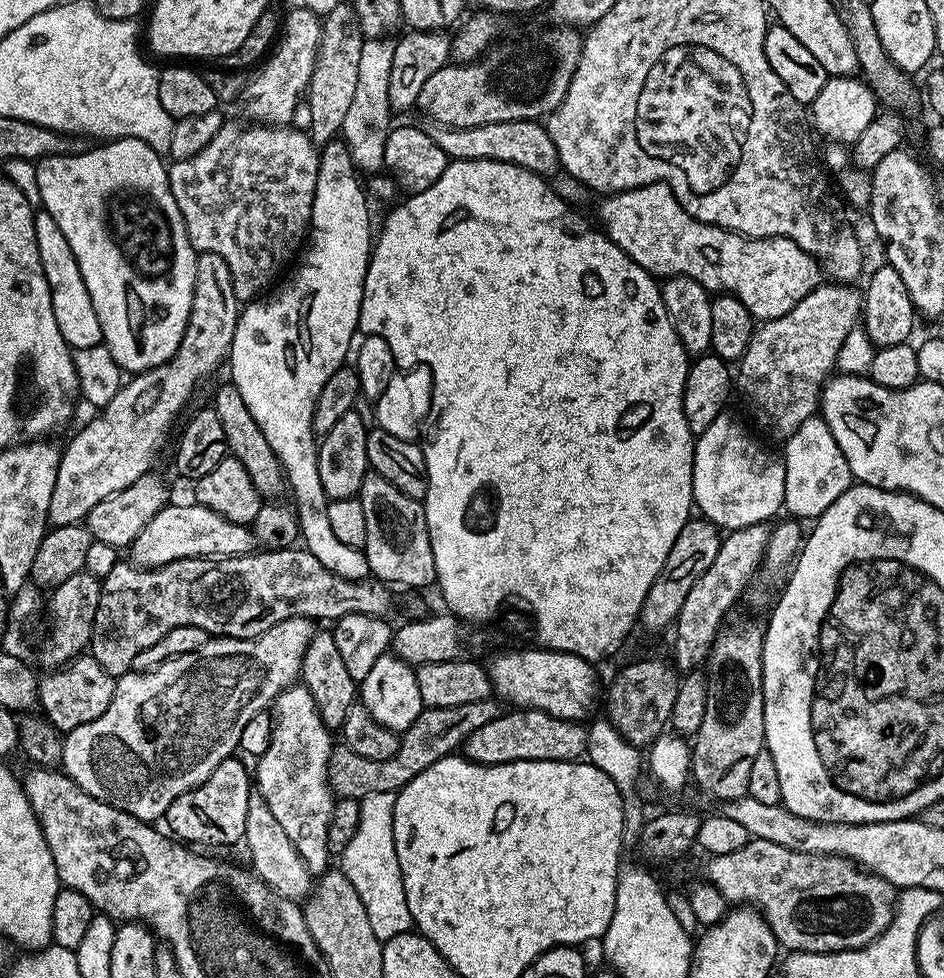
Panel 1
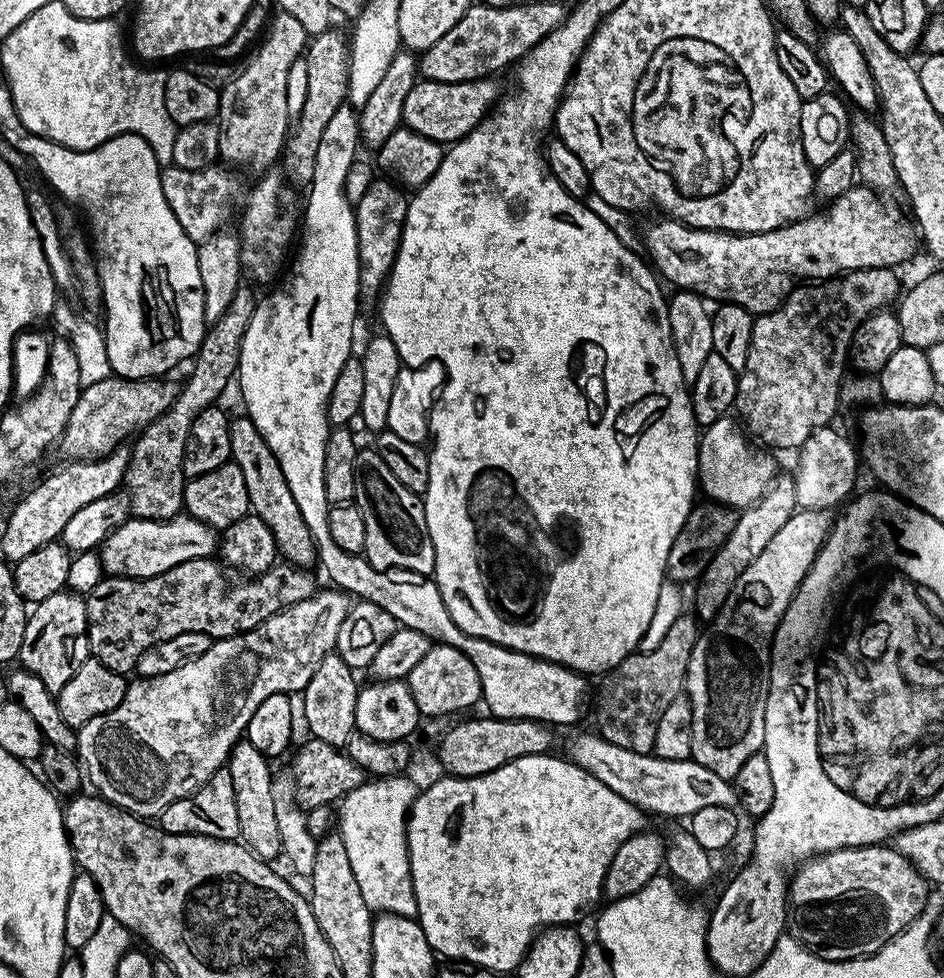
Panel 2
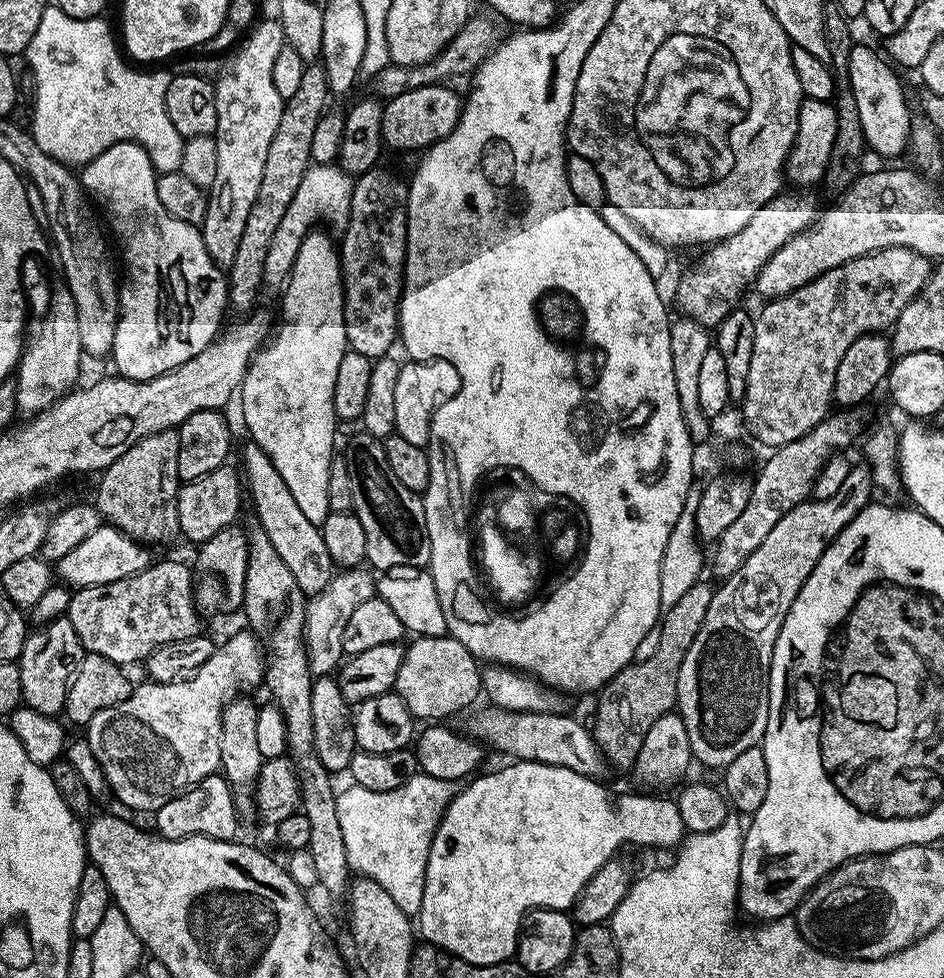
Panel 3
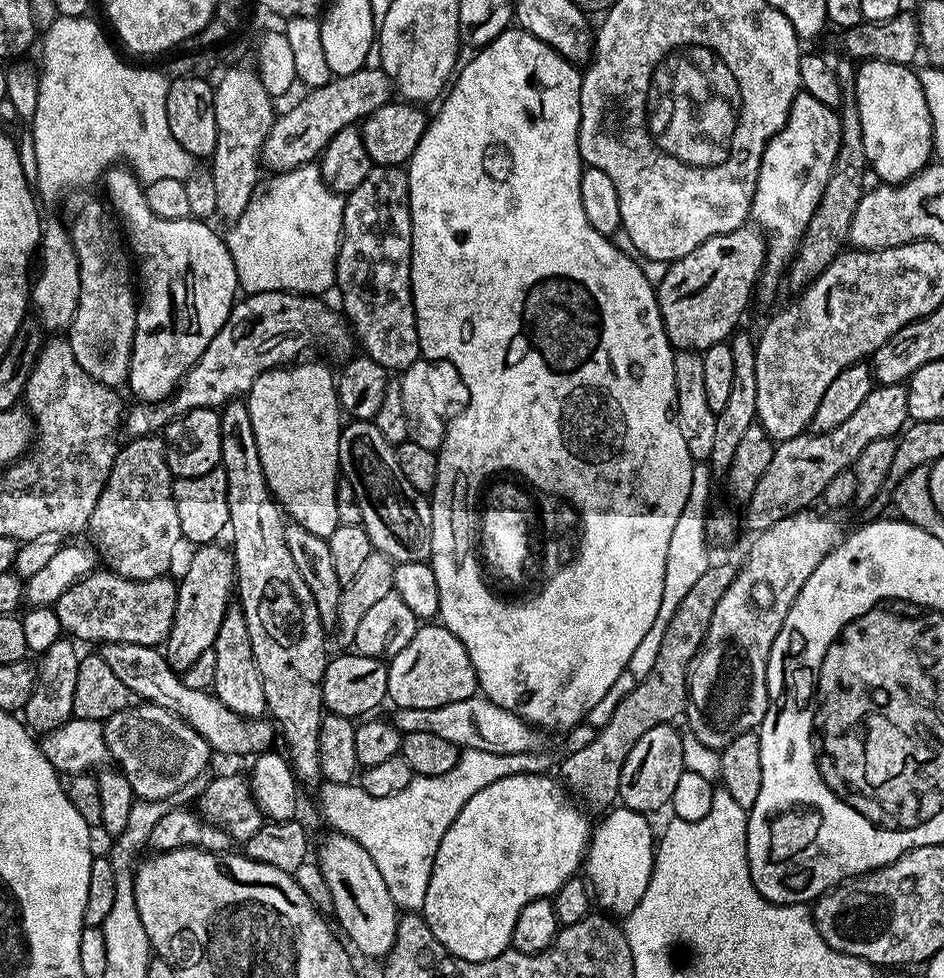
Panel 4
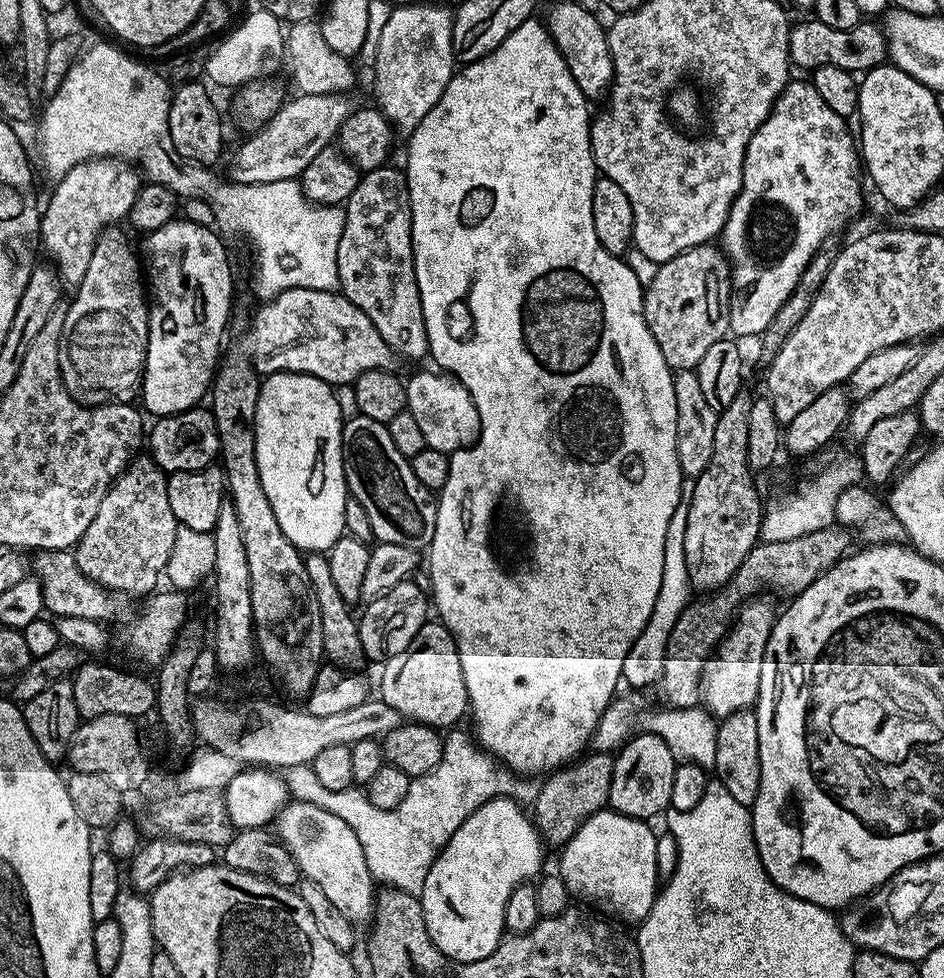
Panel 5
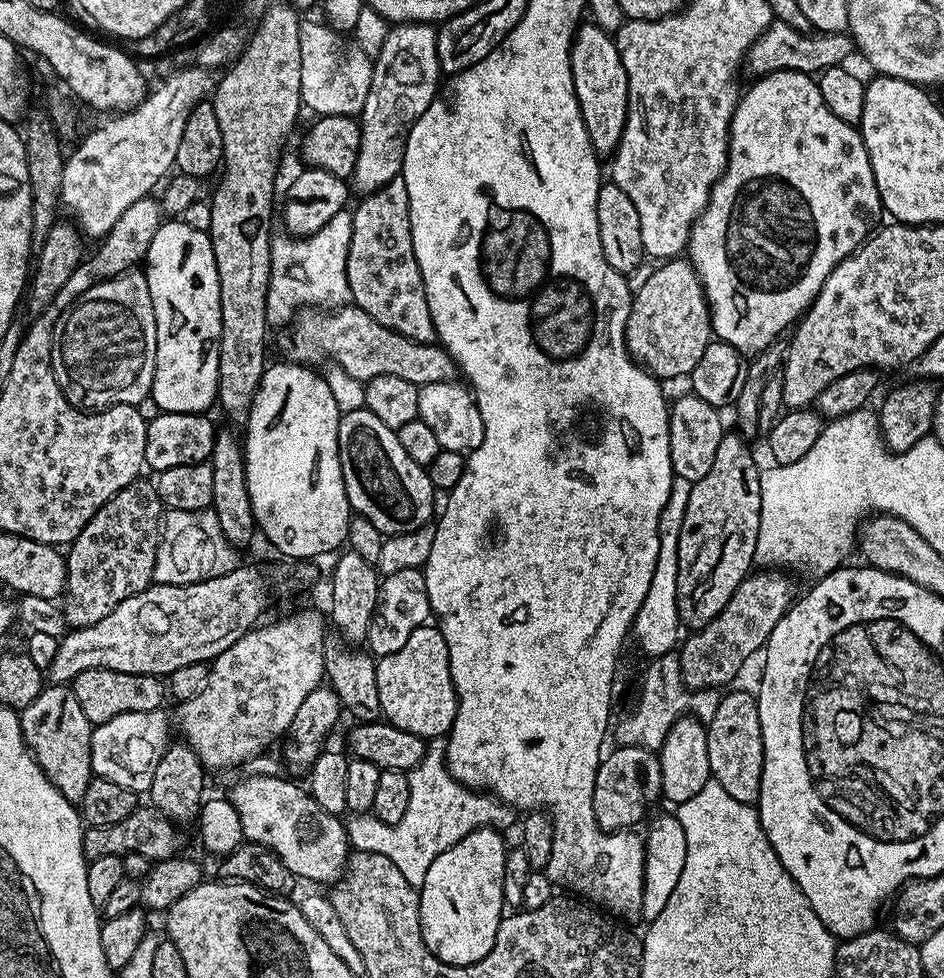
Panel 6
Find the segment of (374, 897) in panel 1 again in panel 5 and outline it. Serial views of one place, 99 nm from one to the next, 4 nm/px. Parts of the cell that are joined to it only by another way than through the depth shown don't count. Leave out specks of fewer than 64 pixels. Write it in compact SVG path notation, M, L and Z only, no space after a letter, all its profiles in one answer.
M462 728L449 729L442 739L443 754L438 766L425 775L413 777L409 793L402 800L402 805L394 810L379 810L372 806L367 793L354 786L346 791L326 789L315 777L310 764L283 768L280 775L292 800L322 806L350 826L362 845L367 868L375 881L418 898L433 861L474 810L480 809L487 801L502 799L515 800L521 806L531 806L535 804L540 789L540 784L534 782L528 796L513 791L512 788L516 788L516 784L523 782L525 777L505 768L497 758L489 756Z

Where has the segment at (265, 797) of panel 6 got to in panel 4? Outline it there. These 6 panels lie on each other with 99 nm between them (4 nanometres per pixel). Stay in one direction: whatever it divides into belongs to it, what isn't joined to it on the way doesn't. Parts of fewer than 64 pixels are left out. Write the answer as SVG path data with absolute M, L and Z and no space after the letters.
M332 834L324 844L320 860L324 884L328 887L328 900L336 911L338 928L340 923L339 931L363 954L371 958L387 957L396 941L398 909L390 898L390 890L386 890L386 882L378 866L374 866L374 858L370 858L370 854L366 854L366 850L362 850L362 846L349 836Z

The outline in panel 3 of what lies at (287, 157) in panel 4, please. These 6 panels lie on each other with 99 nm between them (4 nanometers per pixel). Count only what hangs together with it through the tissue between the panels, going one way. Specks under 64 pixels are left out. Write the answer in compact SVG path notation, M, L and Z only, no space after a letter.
M476 15L469 17L462 30L457 32L447 47L428 63L419 64L418 67L398 67L393 64L384 67L372 80L372 84L375 84L378 92L376 94L381 99L389 100L406 93L407 90L418 89L419 86L443 83L450 80L452 76L464 74L468 76L475 73L486 58L497 49L504 36L496 26L497 21L492 20Z

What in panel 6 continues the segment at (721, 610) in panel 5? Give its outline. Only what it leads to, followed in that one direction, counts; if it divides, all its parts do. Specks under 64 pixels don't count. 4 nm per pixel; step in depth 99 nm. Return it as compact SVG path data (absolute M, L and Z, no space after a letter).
M780 570L753 571L734 590L734 598L722 606L722 614L695 629L689 635L692 637L679 645L681 674L688 690L723 689L739 674L740 667L767 645L774 626L794 603L792 584L784 576Z

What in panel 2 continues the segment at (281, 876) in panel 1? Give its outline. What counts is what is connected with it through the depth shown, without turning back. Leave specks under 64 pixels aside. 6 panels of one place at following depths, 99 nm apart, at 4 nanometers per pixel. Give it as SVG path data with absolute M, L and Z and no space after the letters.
M242 738L232 747L232 755L226 761L230 780L234 782L234 802L238 805L239 839L260 860L275 861L275 856L281 855L280 839L278 838L278 818L274 818L274 775L268 757L264 756L245 738Z

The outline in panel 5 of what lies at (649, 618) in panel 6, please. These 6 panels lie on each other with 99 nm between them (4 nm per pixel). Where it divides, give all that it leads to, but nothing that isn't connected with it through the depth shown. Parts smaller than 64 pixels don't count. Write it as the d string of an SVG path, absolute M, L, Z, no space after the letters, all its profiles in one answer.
M685 482L680 486L678 506L674 506L674 518L670 518L670 526L666 530L666 550L662 554L662 586L658 586L658 598L650 614L650 622L646 622L642 634L638 634L634 646L630 646L626 662L622 662L623 681L636 690L645 689L646 686L655 685L659 681L662 666L666 662L666 646L674 630L674 622L678 622L682 610L694 596L690 574L686 570L686 518L690 514L690 498L694 498L694 483Z

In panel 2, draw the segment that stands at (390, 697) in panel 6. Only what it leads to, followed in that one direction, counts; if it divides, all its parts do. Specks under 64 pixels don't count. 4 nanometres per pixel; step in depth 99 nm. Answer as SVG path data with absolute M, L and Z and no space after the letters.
M433 643L432 648L422 654L422 662L418 662L414 670L410 670L407 683L421 717L424 718L455 717L457 714L467 713L464 712L467 708L481 703L479 678L473 663L462 650L449 644Z

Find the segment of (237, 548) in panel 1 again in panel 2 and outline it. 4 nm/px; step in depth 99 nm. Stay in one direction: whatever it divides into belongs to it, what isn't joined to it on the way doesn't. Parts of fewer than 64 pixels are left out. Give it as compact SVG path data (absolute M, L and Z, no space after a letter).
M187 514L169 520L130 518L104 539L98 549L100 564L108 576L128 576L131 580L154 578L182 566L182 562L209 559L217 551L217 533Z

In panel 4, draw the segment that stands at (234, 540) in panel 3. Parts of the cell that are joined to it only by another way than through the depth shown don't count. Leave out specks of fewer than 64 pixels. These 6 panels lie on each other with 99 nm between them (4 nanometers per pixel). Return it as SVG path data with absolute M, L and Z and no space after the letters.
M216 542L199 545L193 552L183 578L177 583L174 622L164 643L165 659L182 672L201 654L211 651L216 643L218 629L230 606L230 594L233 595L235 587L235 564L231 551L225 545L222 547Z

